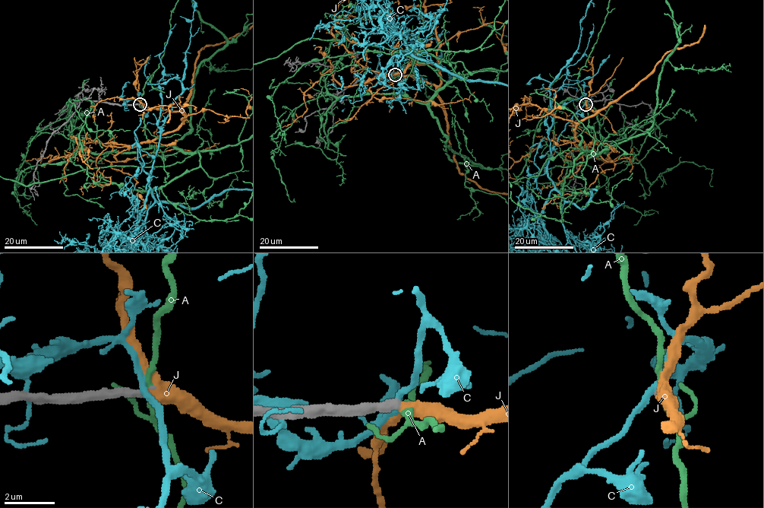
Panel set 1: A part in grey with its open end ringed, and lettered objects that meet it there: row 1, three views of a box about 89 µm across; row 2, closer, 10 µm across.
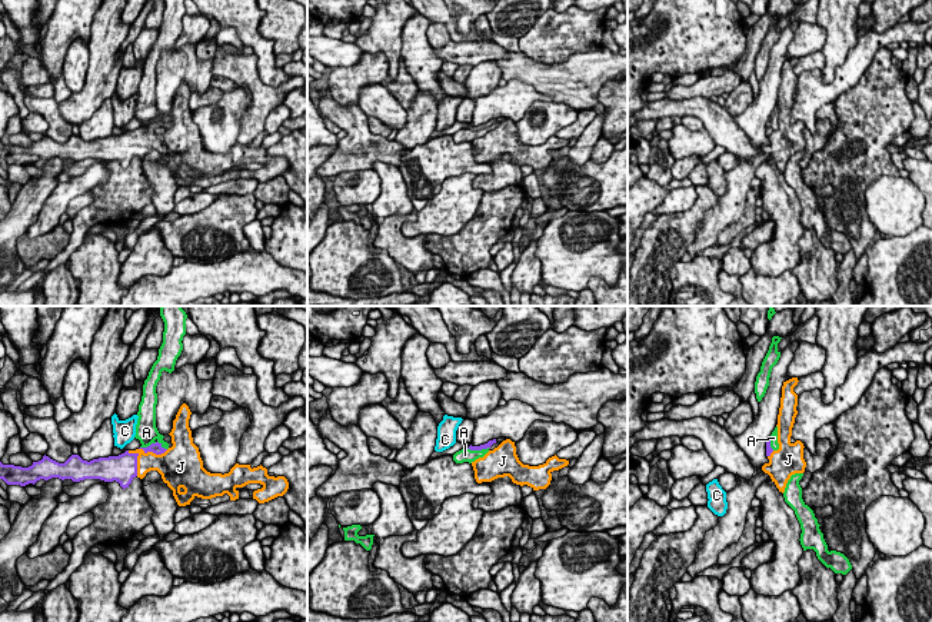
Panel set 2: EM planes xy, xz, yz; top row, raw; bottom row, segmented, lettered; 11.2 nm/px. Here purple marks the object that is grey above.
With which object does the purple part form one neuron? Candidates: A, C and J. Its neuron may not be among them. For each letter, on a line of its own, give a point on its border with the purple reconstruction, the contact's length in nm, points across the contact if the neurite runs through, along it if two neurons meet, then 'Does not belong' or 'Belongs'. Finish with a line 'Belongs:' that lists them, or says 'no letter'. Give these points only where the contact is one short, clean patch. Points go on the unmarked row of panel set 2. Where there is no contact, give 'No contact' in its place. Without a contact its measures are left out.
A: Touches purple at xy (153, 123). Shared border 300 nm. Does not belong
C: No contact. Does not belong
J: Touches purple at xy (136, 140). Shared border 320 nm. Belongs
Belongs: J

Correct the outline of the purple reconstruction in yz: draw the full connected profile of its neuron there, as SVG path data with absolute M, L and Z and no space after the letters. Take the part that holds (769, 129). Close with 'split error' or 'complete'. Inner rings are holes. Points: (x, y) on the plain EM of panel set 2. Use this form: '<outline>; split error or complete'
M798 57L783 61L780 87L778 94L778 123L779 129L770 127L770 120L766 122L768 143L762 150L768 153L779 172L785 172L786 163L795 153L803 153L806 142L803 139L803 123L796 120L790 122L792 107L798 94L798 74L793 67L798 64Z; split error

